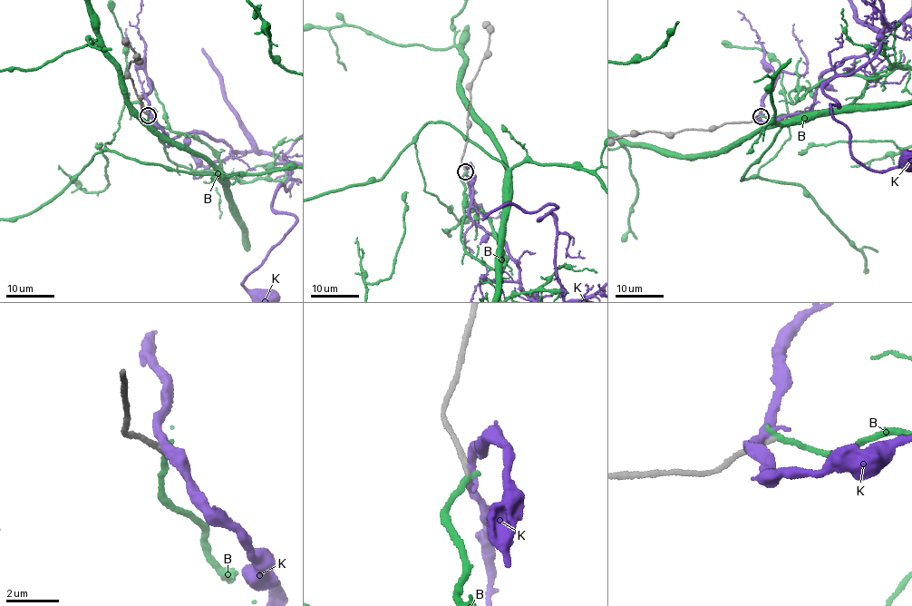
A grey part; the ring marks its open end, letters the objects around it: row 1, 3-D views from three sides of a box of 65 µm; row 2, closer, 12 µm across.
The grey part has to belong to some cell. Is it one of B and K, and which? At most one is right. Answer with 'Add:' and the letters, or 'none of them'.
Add: none of them

